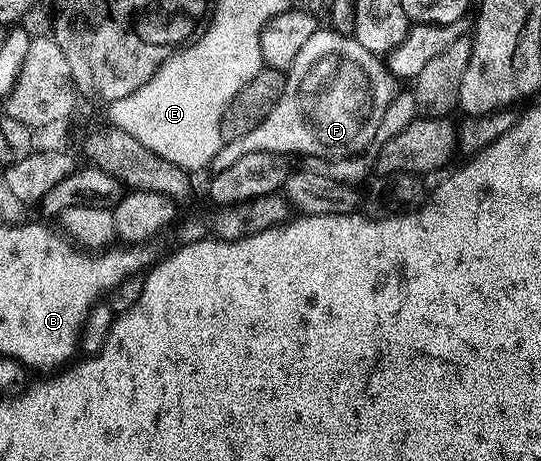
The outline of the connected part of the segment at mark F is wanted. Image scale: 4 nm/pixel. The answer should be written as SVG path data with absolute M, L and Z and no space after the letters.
M332 29L317 30L305 41L286 76L284 92L272 112L243 137L224 143L214 161L216 168L233 165L237 157L258 151L284 157L292 151L300 157L348 159L375 140L377 125L397 93L397 80L380 56L365 49L354 34L342 35Z

